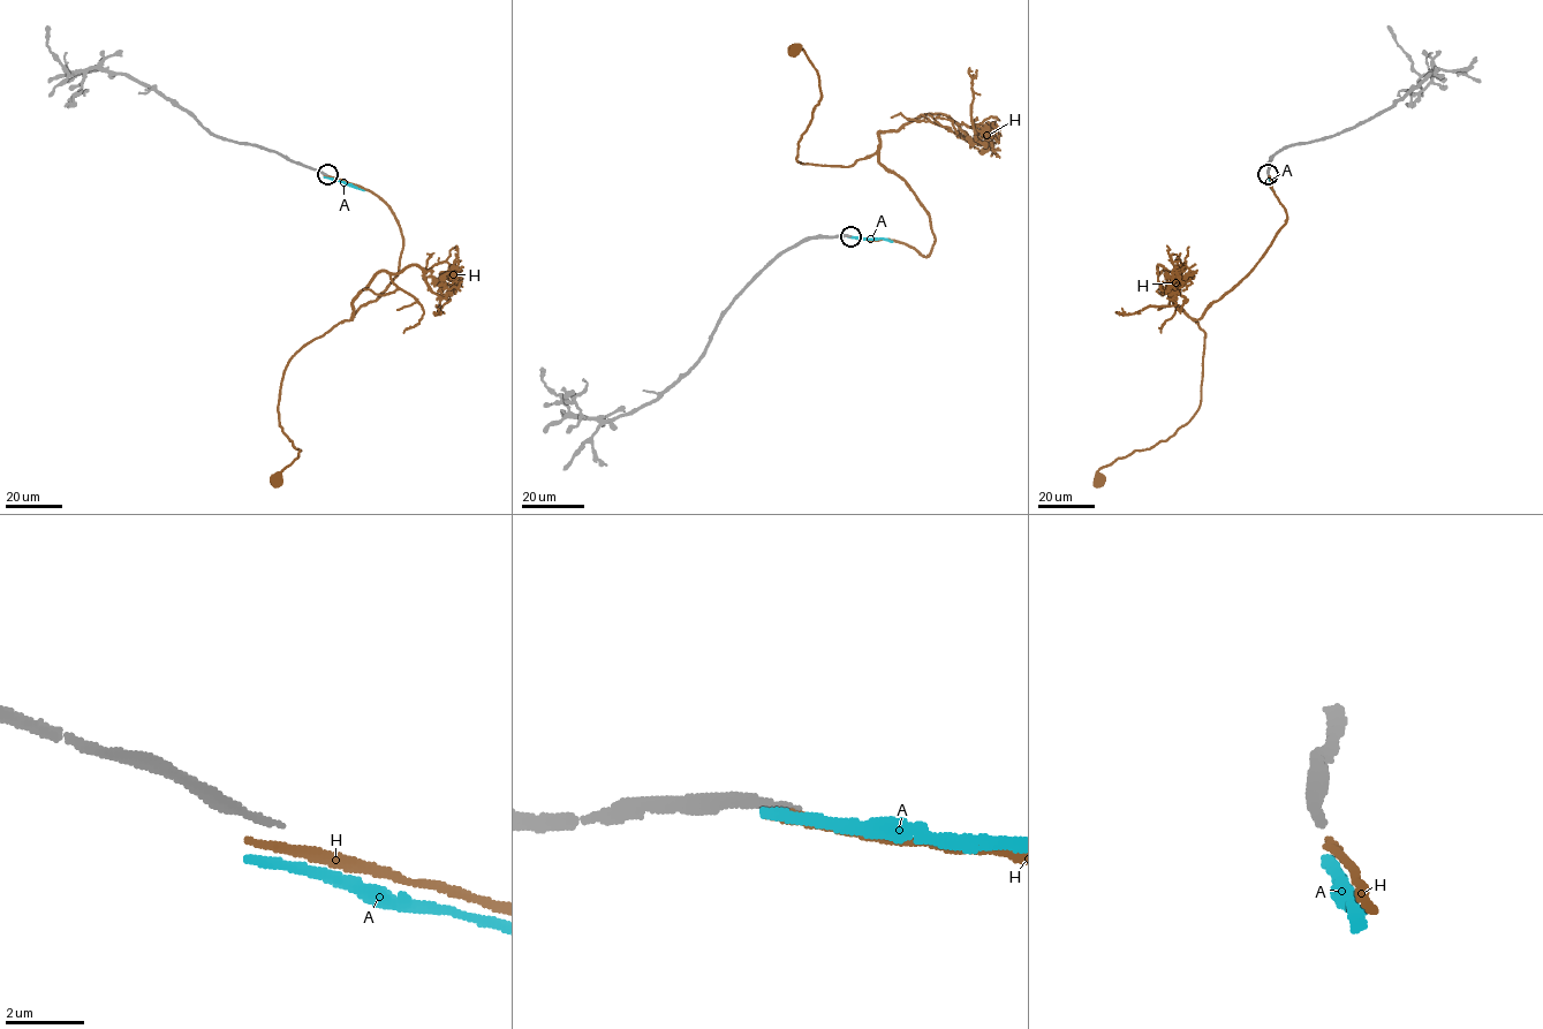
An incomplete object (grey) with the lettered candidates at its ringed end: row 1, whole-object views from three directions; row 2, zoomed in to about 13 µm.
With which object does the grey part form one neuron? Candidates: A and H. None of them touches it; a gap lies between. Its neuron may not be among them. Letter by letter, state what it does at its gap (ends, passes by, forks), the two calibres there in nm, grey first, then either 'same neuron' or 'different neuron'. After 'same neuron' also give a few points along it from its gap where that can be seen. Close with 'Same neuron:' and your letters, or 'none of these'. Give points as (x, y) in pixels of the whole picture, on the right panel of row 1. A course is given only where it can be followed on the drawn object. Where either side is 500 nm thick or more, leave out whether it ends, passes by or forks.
A: it ends; calibres 170 and 360 nm; different neuron
H: it ends; calibres 170 and 320 nm; different neuron
Same neuron: none of these

